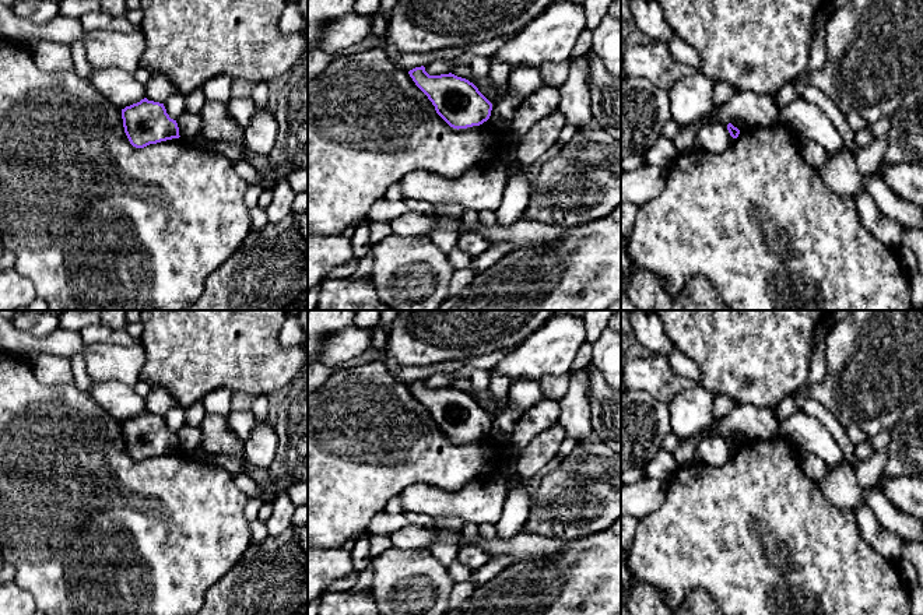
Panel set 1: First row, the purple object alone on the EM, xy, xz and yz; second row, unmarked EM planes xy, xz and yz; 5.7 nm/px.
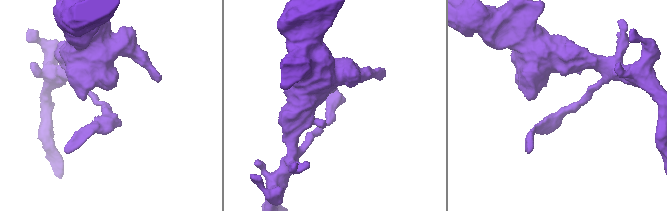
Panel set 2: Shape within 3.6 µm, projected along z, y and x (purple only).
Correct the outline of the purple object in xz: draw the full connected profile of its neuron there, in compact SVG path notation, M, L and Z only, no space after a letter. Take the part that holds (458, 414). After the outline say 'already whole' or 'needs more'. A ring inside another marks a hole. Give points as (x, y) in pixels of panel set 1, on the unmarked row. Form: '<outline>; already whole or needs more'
M424 379L408 387L450 440L467 442L489 432L492 417L468 393L452 386L429 389Z; already whole

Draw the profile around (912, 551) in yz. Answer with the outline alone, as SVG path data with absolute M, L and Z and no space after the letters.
M903 541L901 558L910 562L917 573L917 586L910 588L910 614L923 615L923 544Z

